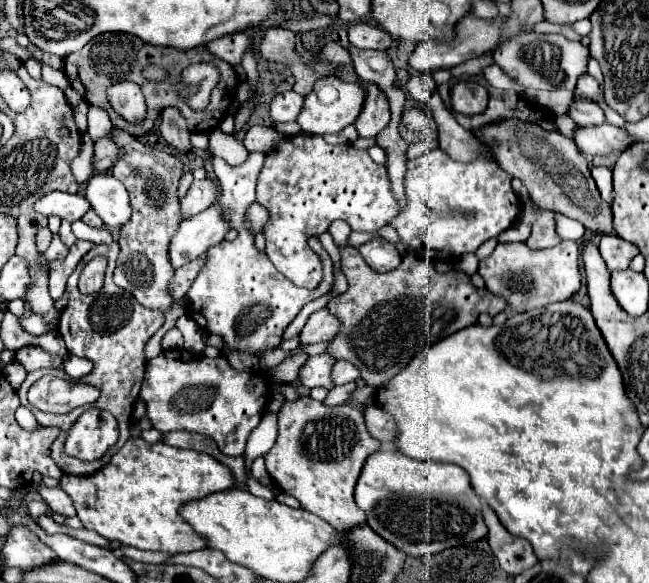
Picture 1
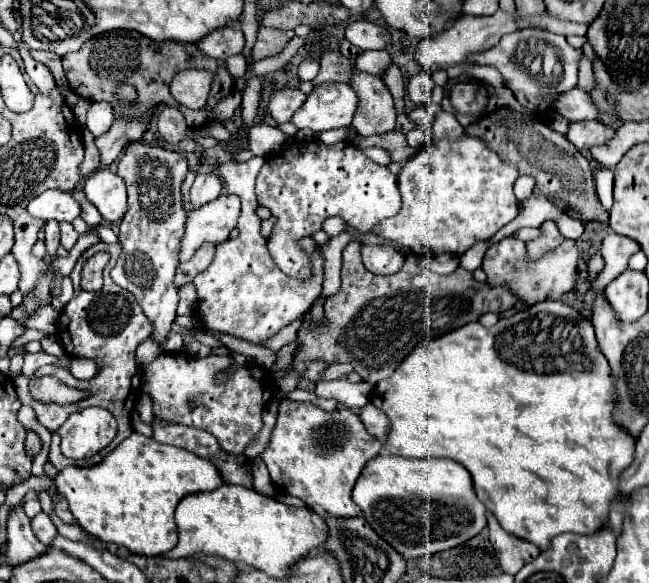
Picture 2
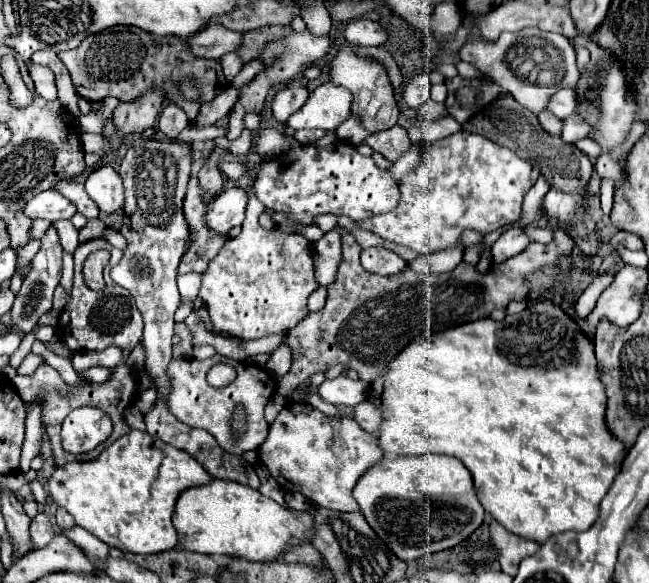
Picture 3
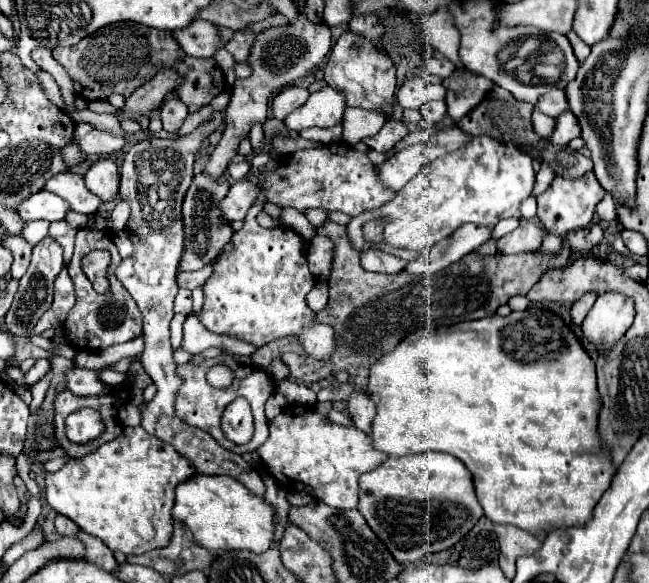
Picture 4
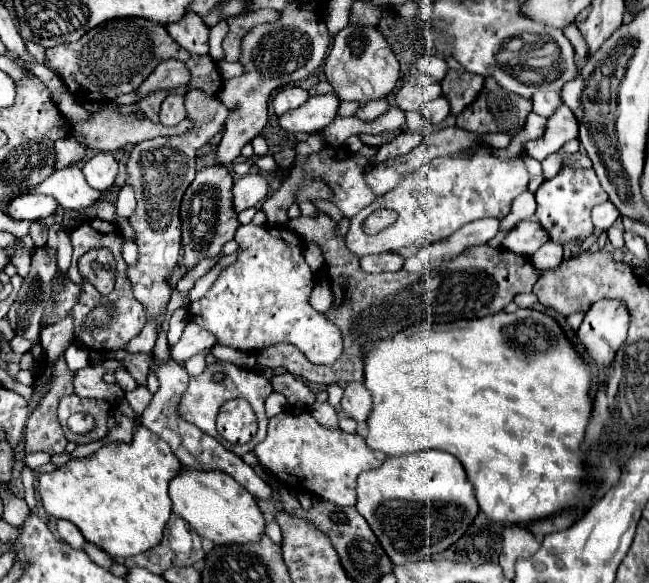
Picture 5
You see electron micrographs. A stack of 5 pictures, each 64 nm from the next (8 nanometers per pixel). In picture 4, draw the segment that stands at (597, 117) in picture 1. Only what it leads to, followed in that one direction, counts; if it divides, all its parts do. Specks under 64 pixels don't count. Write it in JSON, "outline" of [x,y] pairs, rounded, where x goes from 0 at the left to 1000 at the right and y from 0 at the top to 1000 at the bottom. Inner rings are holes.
{"outline":[[[854,151],[851,158],[838,161],[826,182],[832,192],[844,196],[844,199],[863,199],[866,192],[875,189],[875,168],[872,168],[872,154],[866,151]]]}

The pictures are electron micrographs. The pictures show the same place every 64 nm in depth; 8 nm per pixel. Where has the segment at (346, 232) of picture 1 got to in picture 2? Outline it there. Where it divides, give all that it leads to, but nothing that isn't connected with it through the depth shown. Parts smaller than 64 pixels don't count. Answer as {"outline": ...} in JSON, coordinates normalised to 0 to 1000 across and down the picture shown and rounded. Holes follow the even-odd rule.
{"outline":[[[505,374],[499,381],[499,395],[505,398],[505,405],[521,405],[521,401],[533,398],[533,381],[527,374]]]}

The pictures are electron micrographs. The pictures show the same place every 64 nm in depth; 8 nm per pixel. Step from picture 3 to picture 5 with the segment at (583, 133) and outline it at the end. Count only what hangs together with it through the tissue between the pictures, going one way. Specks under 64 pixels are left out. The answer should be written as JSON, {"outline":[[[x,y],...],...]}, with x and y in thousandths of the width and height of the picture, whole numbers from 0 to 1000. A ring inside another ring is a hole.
{"outline":[[[866,178],[854,199],[844,202],[844,220],[832,240],[814,240],[807,244],[807,261],[817,271],[838,274],[841,268],[860,261],[875,240],[891,237],[891,209],[881,196],[881,189]]]}

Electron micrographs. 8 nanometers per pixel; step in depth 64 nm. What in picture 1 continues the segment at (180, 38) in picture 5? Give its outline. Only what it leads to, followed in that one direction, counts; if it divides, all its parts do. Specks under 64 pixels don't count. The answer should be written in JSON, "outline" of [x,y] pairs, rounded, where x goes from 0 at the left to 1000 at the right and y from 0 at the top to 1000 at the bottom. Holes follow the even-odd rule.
{"outline":[[[367,55],[364,62],[348,62],[339,69],[330,69],[327,75],[320,75],[320,86],[333,96],[348,103],[354,113],[364,113],[373,106],[373,96],[379,93],[379,86],[388,79],[388,65]]]}

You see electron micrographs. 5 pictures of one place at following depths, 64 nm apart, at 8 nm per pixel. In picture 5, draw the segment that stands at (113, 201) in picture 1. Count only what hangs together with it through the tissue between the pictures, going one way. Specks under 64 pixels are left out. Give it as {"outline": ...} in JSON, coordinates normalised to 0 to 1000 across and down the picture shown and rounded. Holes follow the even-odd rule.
{"outline":[[[154,261],[129,281],[126,295],[133,302],[136,319],[142,319],[145,326],[154,326],[154,329],[166,329],[169,319],[176,319],[176,309],[182,298],[182,278],[176,274],[173,264]]]}

